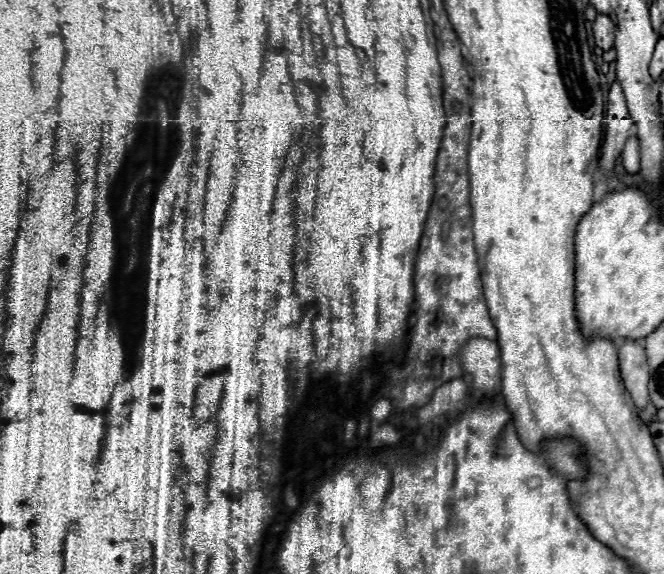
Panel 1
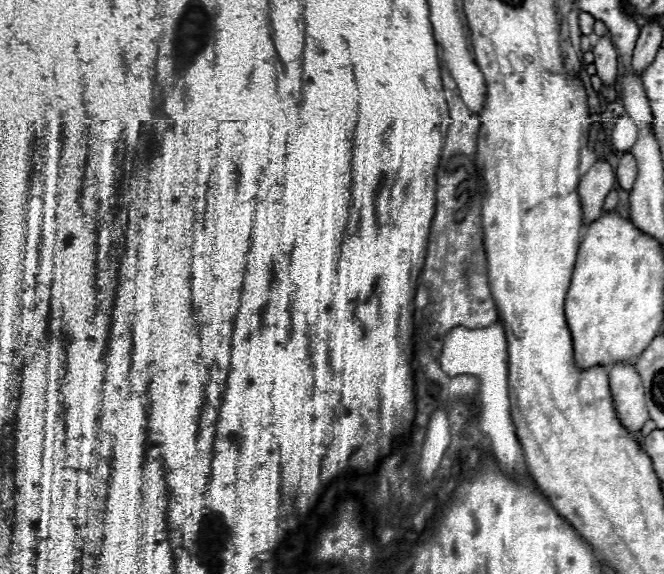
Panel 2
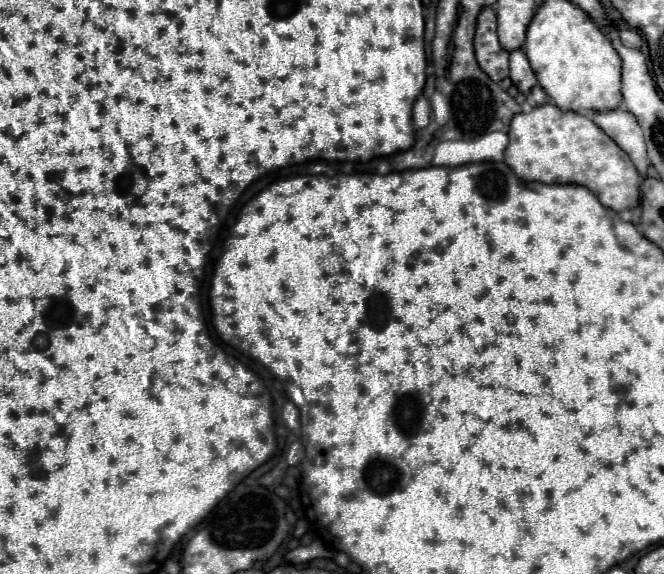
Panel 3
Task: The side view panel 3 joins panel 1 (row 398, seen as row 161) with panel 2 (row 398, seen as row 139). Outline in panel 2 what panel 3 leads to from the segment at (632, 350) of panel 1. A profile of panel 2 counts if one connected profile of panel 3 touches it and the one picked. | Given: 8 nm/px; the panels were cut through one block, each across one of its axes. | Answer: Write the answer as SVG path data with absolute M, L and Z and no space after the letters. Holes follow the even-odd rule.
M614 364L608 368L610 394L616 416L628 432L640 432L648 420L644 388L632 364Z

